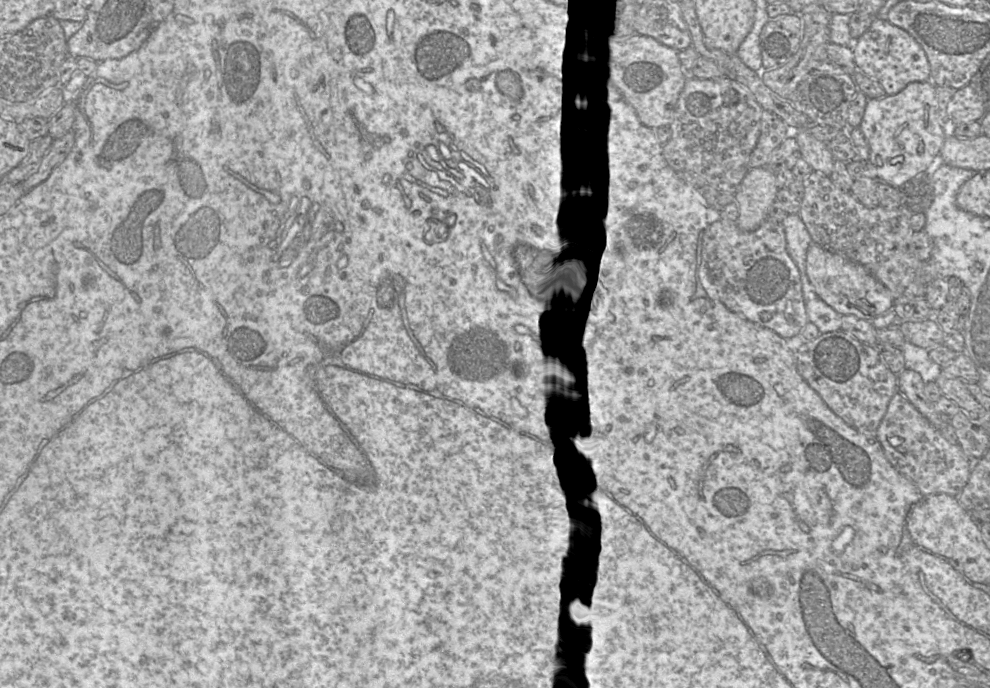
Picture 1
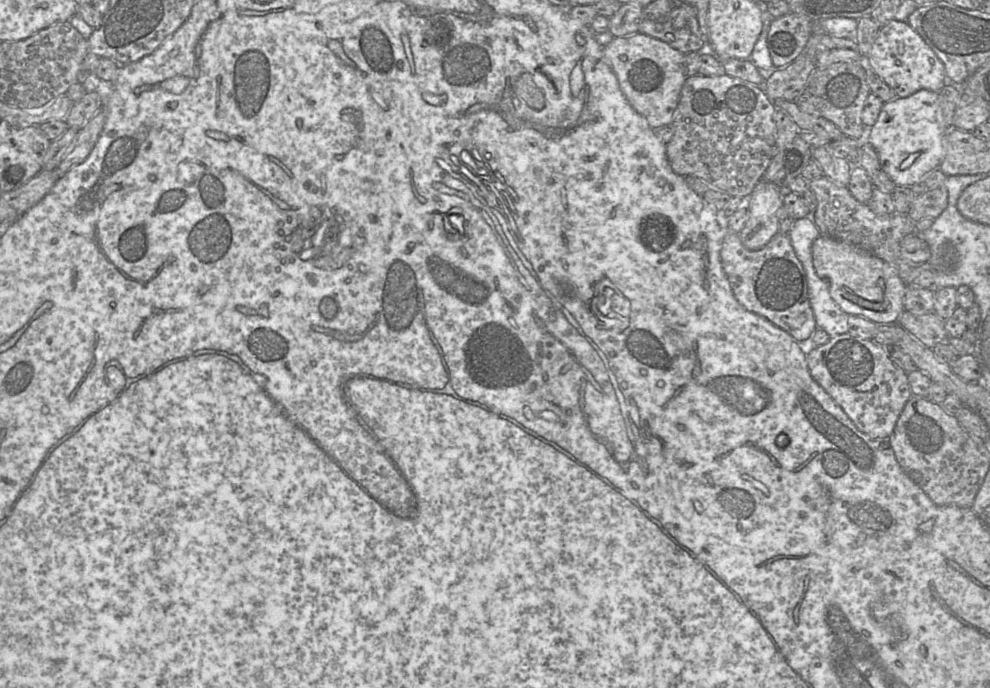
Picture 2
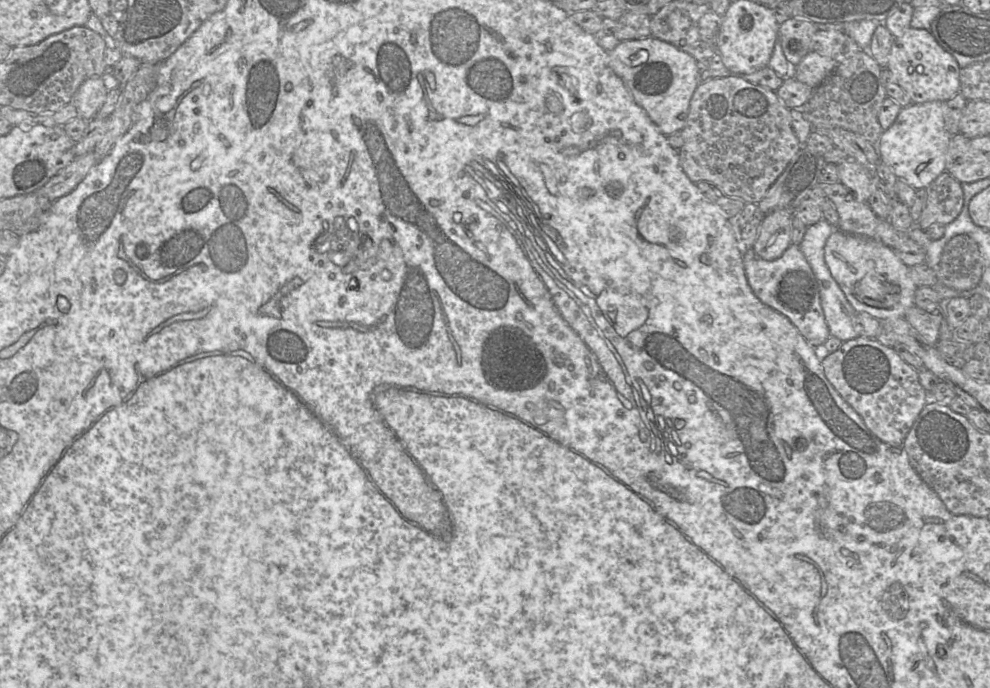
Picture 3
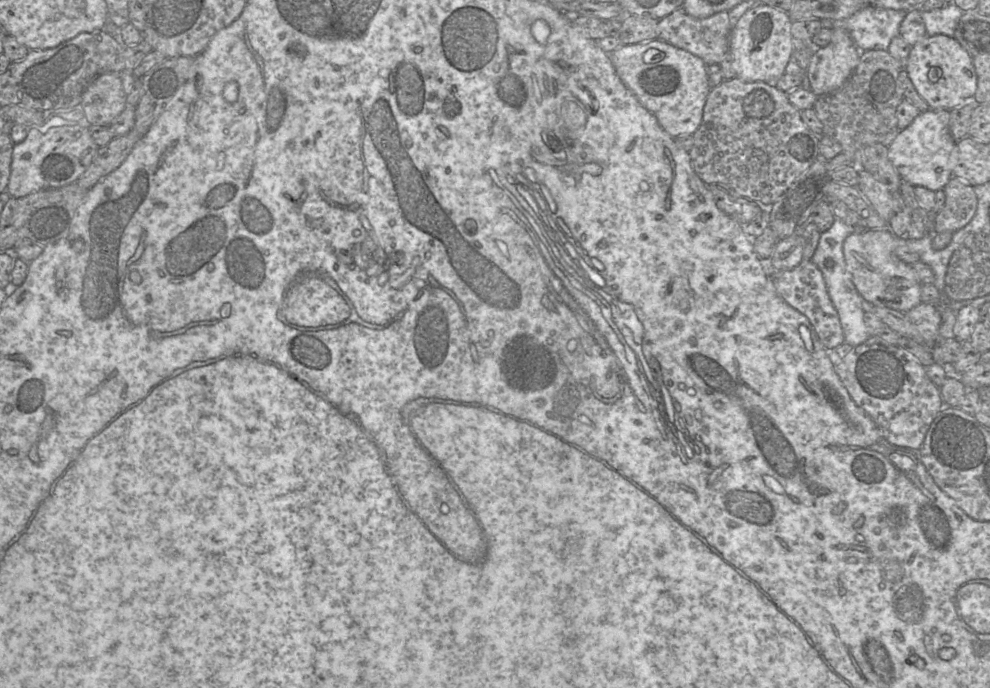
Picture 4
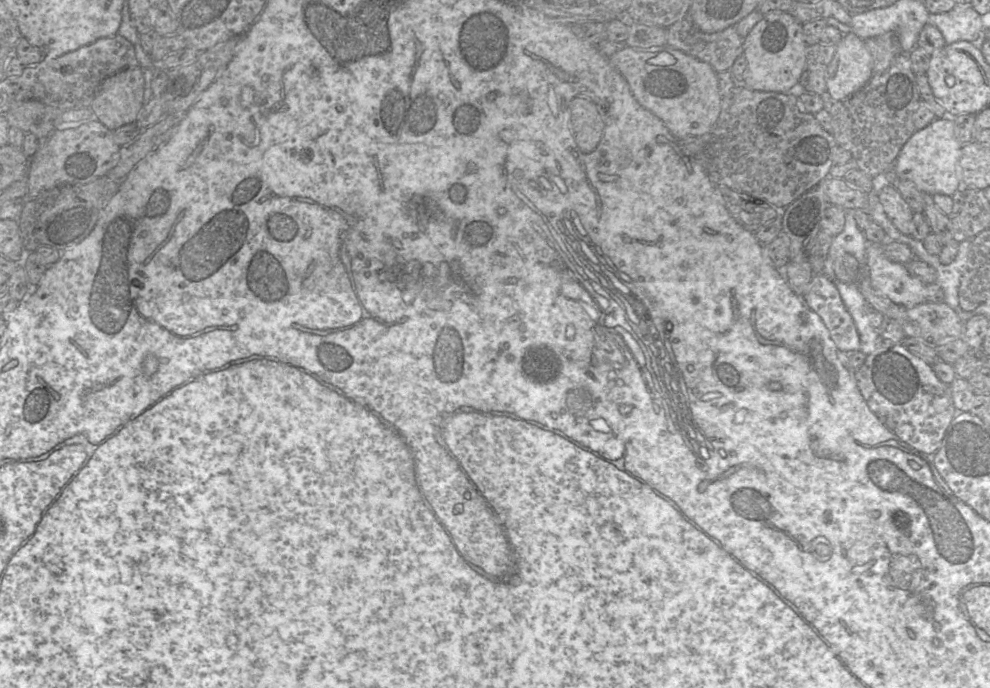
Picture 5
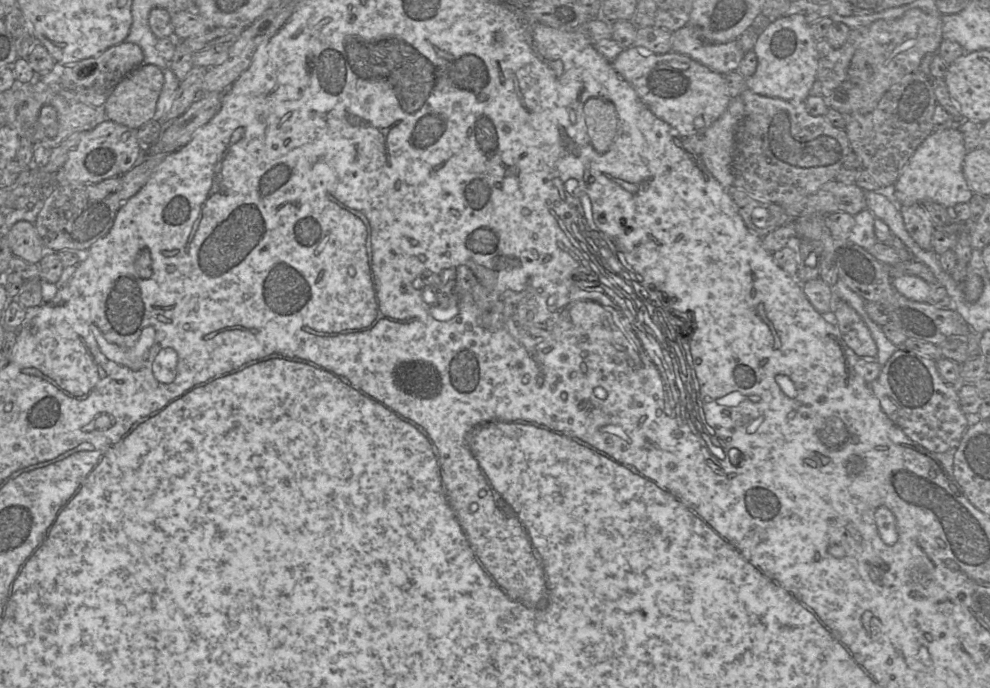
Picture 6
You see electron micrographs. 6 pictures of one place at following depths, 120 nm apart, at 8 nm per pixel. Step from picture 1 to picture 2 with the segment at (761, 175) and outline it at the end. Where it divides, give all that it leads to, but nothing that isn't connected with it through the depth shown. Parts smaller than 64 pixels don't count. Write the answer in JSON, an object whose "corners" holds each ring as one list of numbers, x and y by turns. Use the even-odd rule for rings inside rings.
{"corners":[[763,179,746,199,750,216,738,235,747,249,759,250,779,233,777,212,783,196,781,187]]}

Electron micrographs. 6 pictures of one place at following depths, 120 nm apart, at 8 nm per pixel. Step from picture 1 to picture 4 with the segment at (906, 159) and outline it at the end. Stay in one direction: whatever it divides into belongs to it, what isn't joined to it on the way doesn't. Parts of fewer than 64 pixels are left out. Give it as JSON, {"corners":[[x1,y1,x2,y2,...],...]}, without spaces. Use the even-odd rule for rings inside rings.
{"corners":[[929,109,901,130,887,148,888,157,902,181,936,192,942,191,953,176,955,147,956,142,949,130,949,111]]}

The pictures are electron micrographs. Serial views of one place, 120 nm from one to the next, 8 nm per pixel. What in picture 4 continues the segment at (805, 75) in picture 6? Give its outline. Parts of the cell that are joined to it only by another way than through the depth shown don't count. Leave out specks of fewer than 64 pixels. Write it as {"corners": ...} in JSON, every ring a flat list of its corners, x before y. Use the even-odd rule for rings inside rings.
{"corners":[[760,4,748,9,731,29,729,52,734,61,737,77,744,82,765,82,775,86,785,73,787,63,793,53,791,25,788,12]]}

